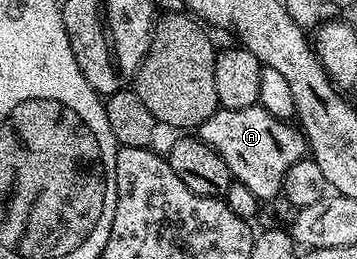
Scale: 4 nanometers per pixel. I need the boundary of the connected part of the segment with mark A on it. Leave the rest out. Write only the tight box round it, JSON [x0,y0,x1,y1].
[197,104,308,203]

